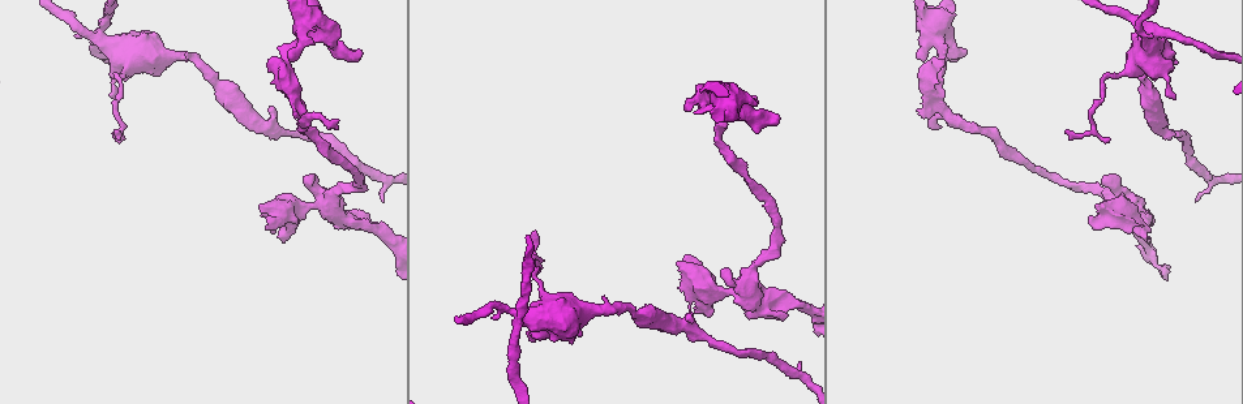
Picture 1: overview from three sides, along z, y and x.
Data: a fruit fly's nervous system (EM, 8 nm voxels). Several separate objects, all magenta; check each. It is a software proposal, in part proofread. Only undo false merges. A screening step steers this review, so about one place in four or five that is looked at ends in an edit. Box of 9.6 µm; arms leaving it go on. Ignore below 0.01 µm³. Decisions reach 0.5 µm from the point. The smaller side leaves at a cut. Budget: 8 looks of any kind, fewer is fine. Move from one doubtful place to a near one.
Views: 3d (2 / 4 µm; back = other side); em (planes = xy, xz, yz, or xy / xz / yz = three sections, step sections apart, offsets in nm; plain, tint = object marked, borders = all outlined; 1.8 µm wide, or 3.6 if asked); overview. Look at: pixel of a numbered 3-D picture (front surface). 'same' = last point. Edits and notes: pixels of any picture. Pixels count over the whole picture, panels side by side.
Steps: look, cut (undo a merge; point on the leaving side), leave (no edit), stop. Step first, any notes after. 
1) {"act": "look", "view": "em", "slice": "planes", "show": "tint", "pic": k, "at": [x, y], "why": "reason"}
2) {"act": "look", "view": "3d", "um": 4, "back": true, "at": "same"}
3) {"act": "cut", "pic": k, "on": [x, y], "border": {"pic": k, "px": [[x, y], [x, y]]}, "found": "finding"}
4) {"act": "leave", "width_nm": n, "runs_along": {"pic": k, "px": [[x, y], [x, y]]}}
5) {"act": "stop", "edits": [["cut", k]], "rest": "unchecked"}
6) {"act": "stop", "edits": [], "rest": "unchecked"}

{"act": "look", "view": "3d", "um": 4, "pic": 1, "at": [305, 114], "why": "sudden change in width"}

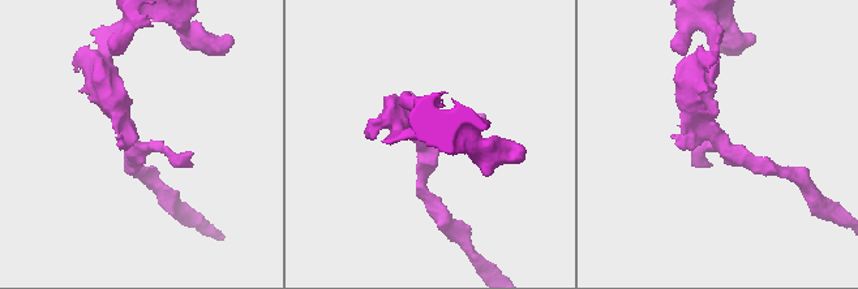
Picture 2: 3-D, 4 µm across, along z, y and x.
{"act": "look", "view": "em", "slice": "planes", "show": "tint", "pic": 2, "at": [724, 145]}

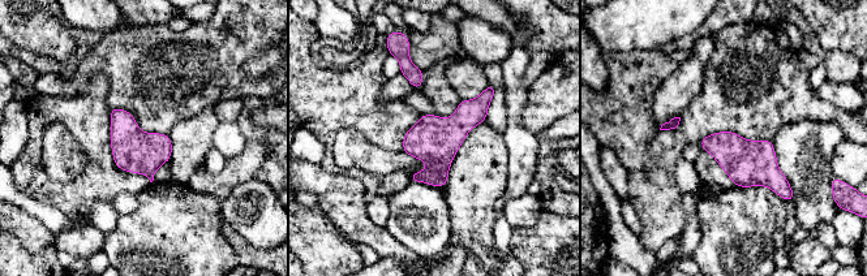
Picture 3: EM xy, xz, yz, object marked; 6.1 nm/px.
{"act": "leave", "found": "one cell here"}

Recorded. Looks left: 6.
{"act": "look", "view": "em", "slice": "planes", "show": "borders", "pic": 1, "at": [99, 41]}

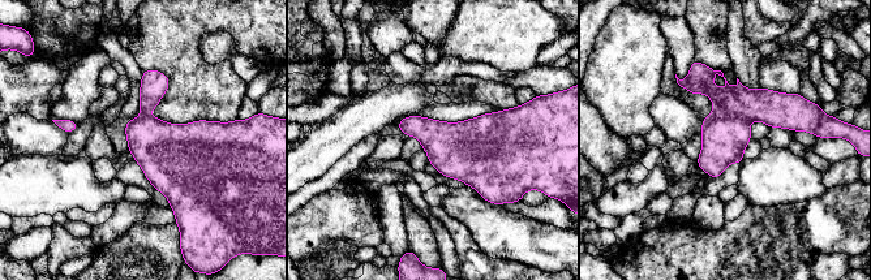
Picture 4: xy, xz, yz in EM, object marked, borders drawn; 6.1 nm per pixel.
{"act": "cut", "pic": 4, "on": [777, 110], "part_leaving": {"pic": 4, "px": [[682, 82], [801, 126]]}, "found": "a second cell is stuck on"}

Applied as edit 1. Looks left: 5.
{"act": "stop", "edits": [["cut", 4]], "rest": "unchecked"}

